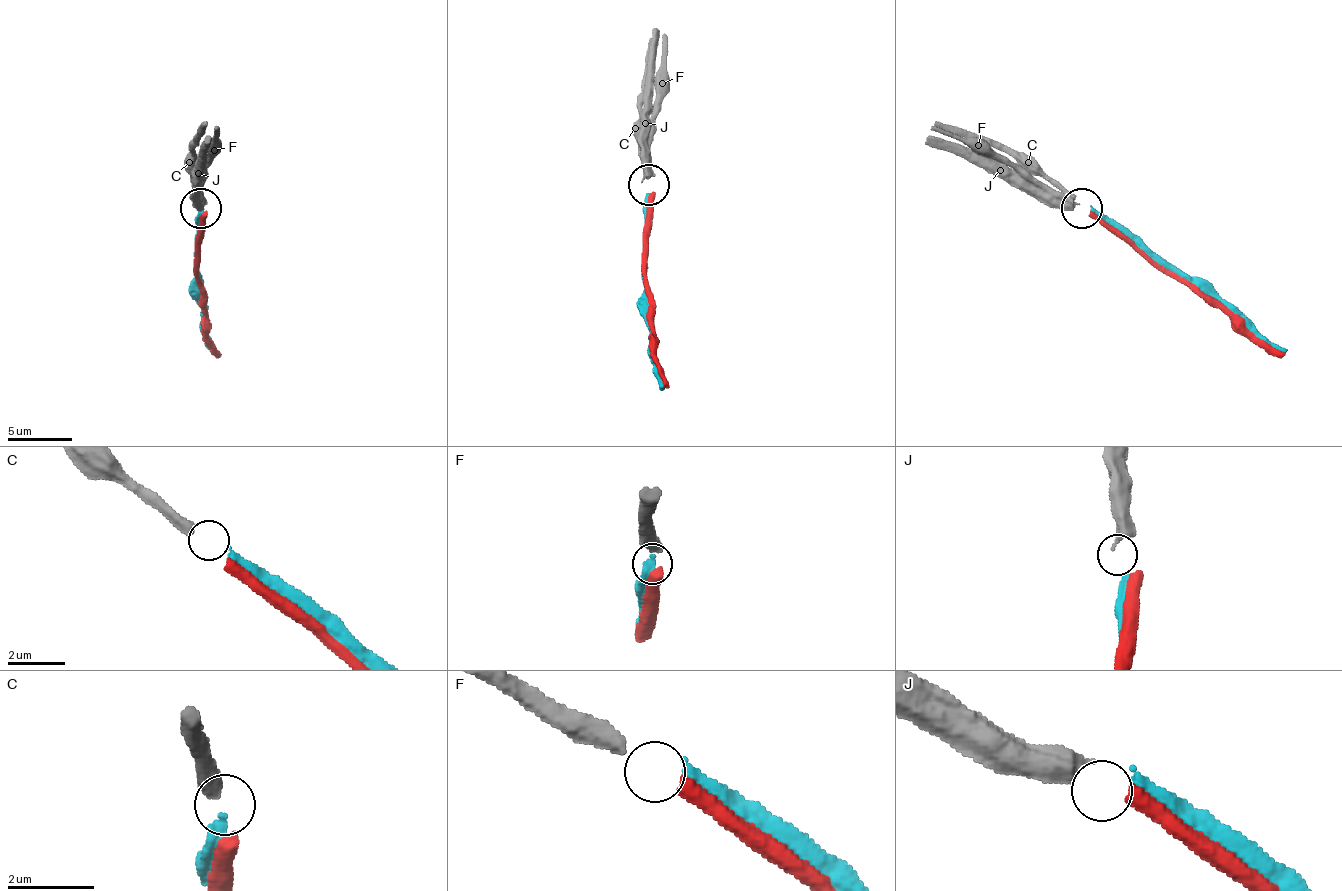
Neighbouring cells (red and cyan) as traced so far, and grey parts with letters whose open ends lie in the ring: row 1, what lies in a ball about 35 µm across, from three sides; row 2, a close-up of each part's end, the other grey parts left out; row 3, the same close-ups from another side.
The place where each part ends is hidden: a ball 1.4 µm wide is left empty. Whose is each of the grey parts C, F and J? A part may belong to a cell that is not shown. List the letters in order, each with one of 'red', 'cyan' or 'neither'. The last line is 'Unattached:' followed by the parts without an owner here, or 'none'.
C: cyan
F: red
J: neither
Unattached: J

